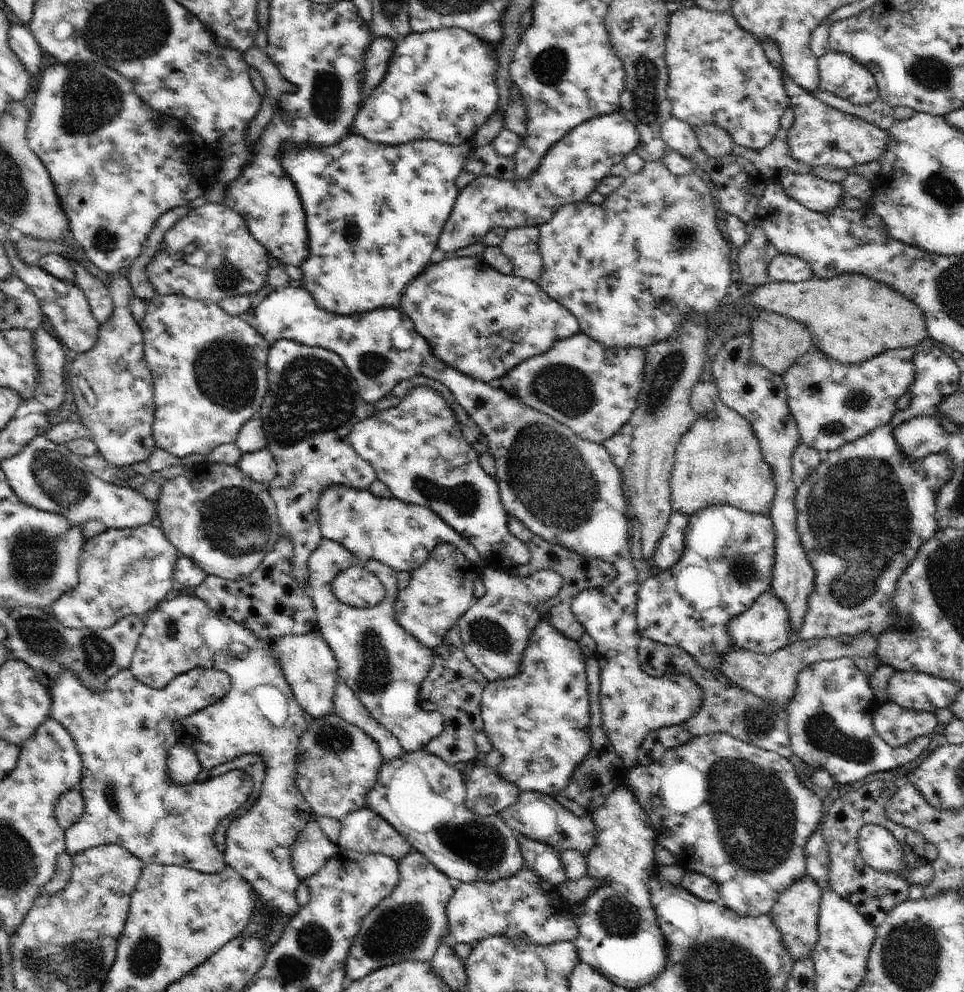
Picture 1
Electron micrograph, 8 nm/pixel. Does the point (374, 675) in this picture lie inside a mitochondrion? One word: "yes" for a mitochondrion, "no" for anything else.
yes

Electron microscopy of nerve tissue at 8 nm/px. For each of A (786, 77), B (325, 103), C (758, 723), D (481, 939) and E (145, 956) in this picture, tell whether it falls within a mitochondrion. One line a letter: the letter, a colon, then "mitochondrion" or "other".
A: other
B: mitochondrion
C: mitochondrion
D: other
E: mitochondrion

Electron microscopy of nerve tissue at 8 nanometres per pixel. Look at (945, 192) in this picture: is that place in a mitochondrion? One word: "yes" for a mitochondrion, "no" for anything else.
yes

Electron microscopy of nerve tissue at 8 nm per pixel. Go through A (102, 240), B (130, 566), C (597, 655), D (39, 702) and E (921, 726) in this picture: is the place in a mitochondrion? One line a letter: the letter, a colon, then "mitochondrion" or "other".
A: mitochondrion
B: mitochondrion
C: other
D: other
E: other

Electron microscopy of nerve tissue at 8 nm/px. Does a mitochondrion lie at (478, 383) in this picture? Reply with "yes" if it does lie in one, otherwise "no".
no

